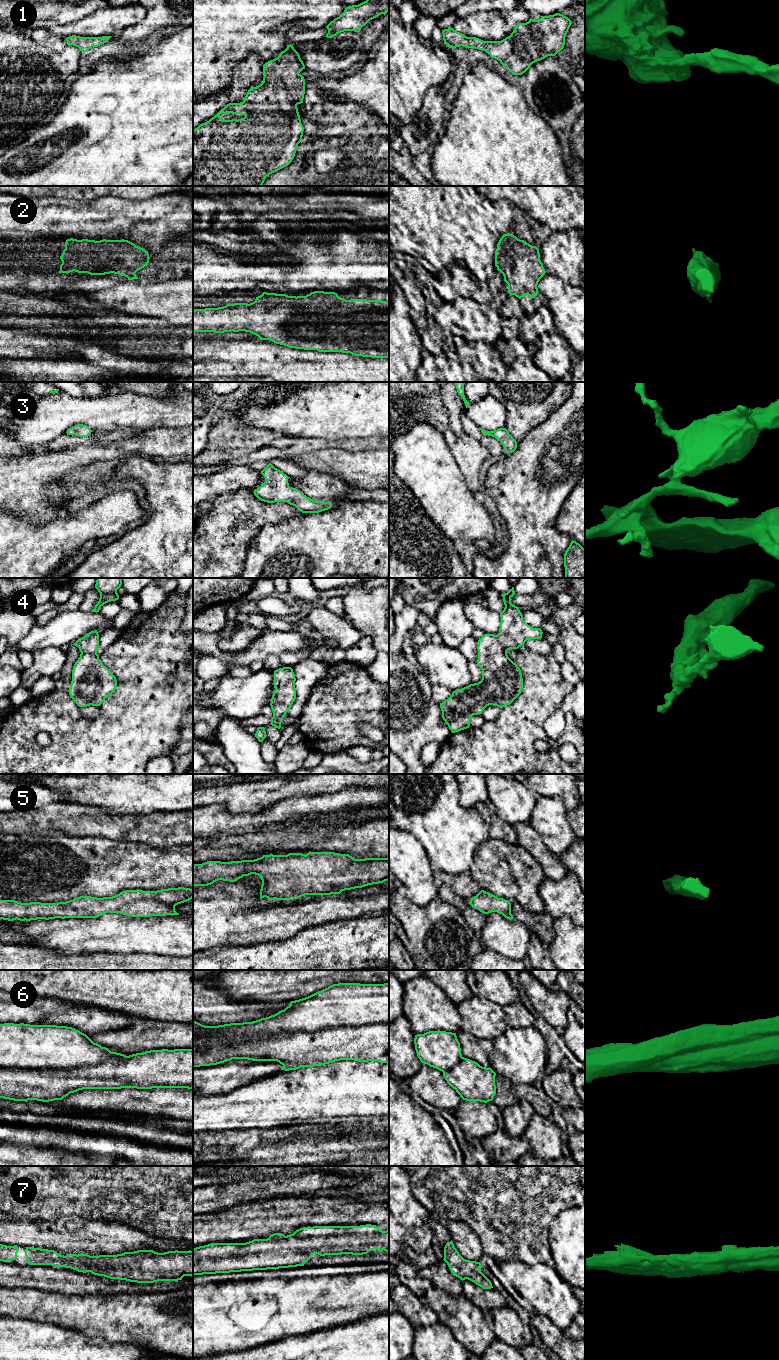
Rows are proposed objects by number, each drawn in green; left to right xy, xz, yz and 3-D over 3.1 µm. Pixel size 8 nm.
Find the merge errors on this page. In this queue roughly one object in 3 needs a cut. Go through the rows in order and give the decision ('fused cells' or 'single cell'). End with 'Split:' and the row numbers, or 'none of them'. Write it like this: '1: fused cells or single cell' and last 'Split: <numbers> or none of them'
1: single cell
2: single cell
3: single cell
4: single cell
5: single cell
6: fused cells
7: single cell
Split: 6

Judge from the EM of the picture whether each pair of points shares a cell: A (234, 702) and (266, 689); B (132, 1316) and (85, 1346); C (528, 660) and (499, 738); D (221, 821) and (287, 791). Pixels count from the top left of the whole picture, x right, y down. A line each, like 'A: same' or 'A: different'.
A: same
B: different
C: same
D: different

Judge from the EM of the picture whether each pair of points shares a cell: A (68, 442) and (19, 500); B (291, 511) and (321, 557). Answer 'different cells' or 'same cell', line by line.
A: different cells
B: different cells

